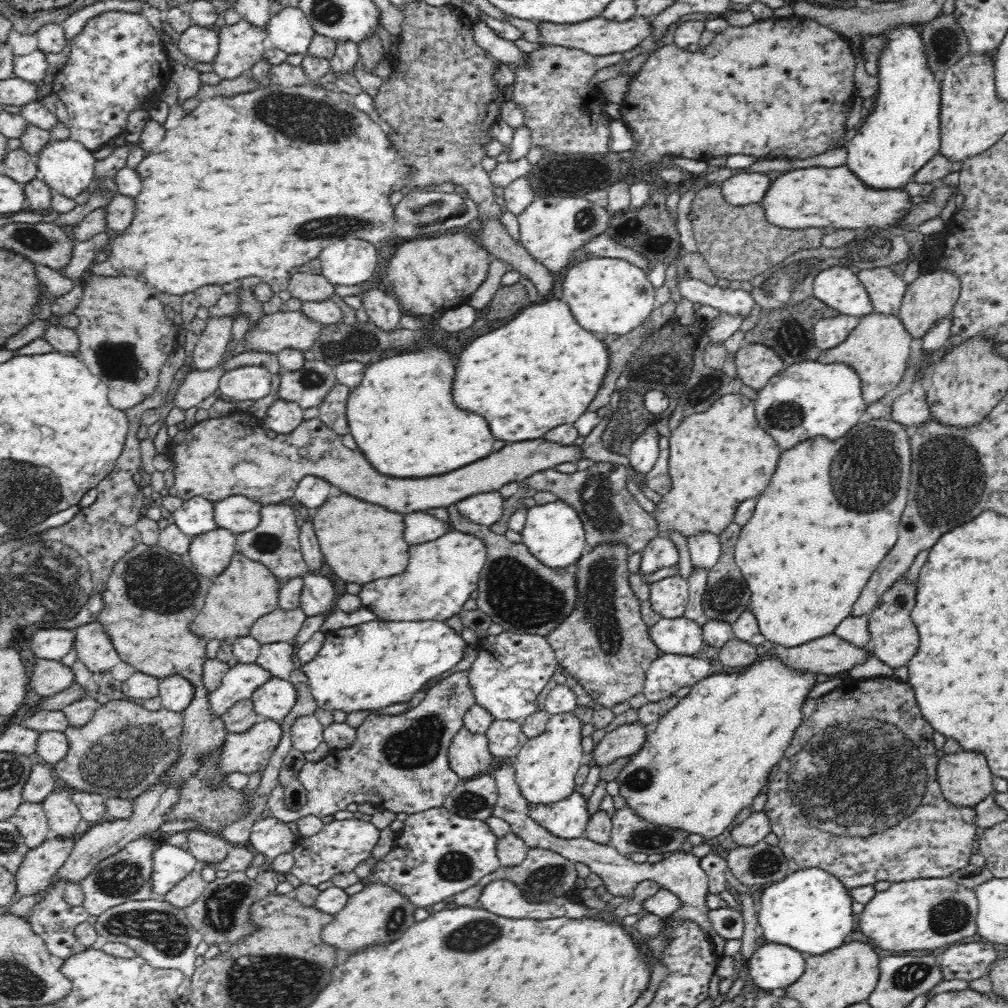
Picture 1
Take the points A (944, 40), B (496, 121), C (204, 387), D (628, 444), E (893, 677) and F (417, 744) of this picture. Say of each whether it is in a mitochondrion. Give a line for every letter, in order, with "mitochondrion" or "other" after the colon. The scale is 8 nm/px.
A: mitochondrion
B: other
C: other
D: other
E: other
F: mitochondrion

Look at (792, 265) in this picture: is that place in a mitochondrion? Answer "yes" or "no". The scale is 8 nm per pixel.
yes

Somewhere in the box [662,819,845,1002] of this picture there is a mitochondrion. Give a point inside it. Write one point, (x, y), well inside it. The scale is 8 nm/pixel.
(764, 864)

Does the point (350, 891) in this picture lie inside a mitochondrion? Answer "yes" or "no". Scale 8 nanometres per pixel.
no

